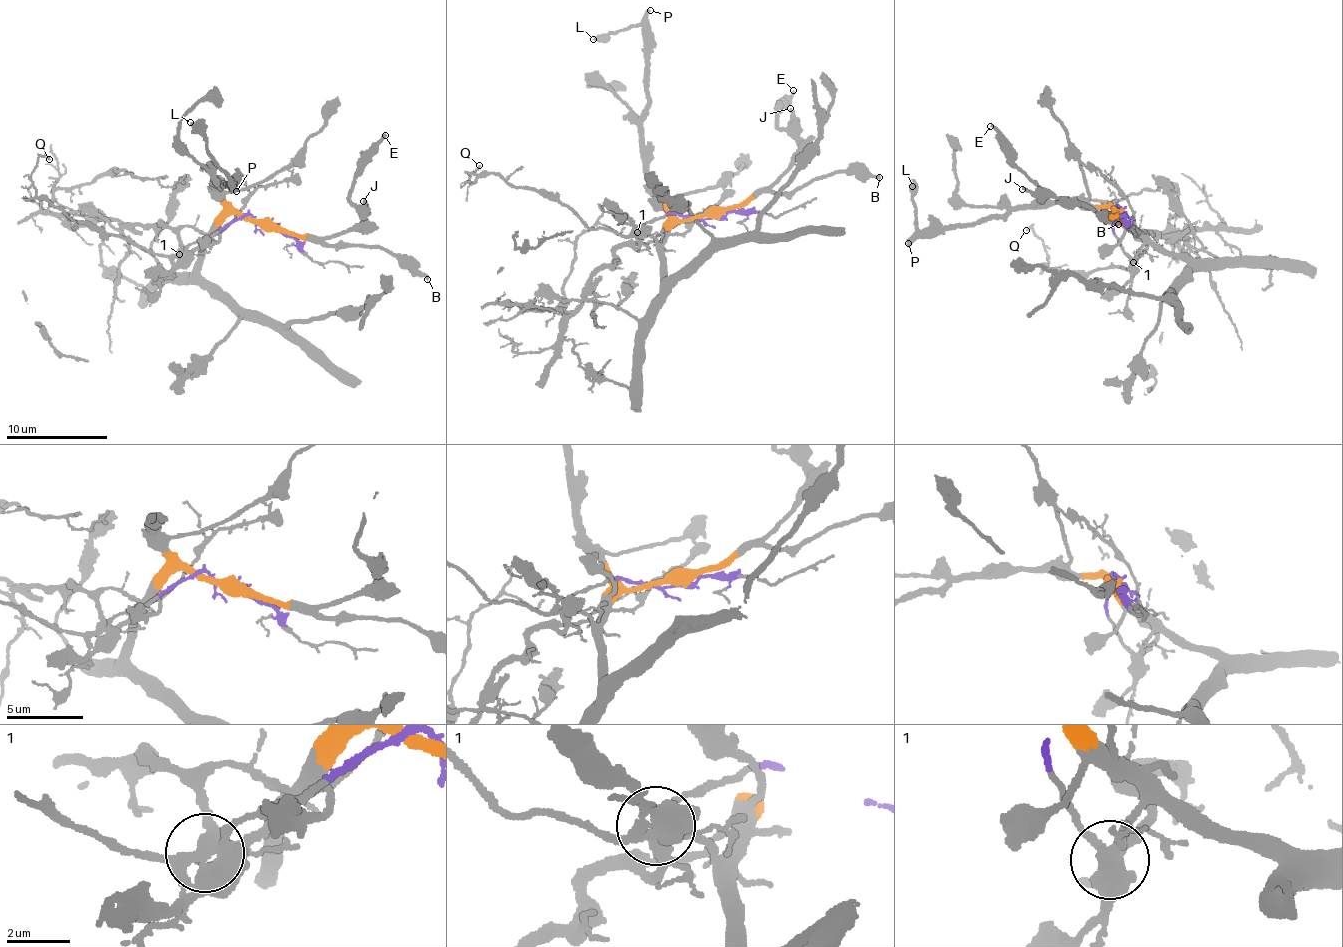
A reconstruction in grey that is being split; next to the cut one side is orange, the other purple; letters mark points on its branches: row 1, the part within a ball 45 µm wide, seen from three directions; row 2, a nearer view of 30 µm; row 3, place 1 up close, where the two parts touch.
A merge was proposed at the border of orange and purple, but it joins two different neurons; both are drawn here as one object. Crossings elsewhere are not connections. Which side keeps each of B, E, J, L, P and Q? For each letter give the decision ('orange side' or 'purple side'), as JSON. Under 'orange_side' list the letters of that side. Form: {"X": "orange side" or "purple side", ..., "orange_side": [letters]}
{"B": "orange side", "E": "orange side", "J": "orange side", "L": "orange side", "P": "orange side", "Q": "purple side", "orange_side": ["B", "E", "J", "L", "P"]}

